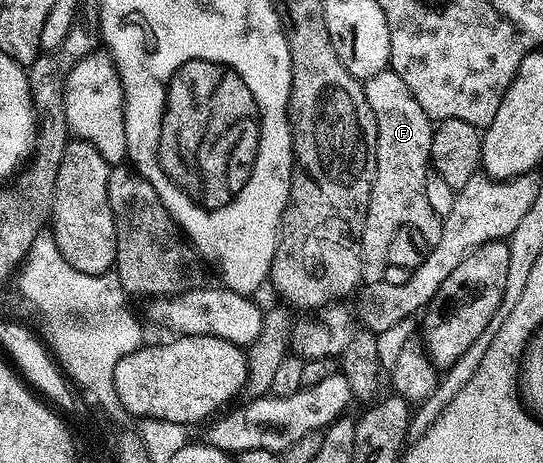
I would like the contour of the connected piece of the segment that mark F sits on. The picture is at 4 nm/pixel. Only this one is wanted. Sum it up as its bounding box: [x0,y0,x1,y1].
[361,69,443,285]

